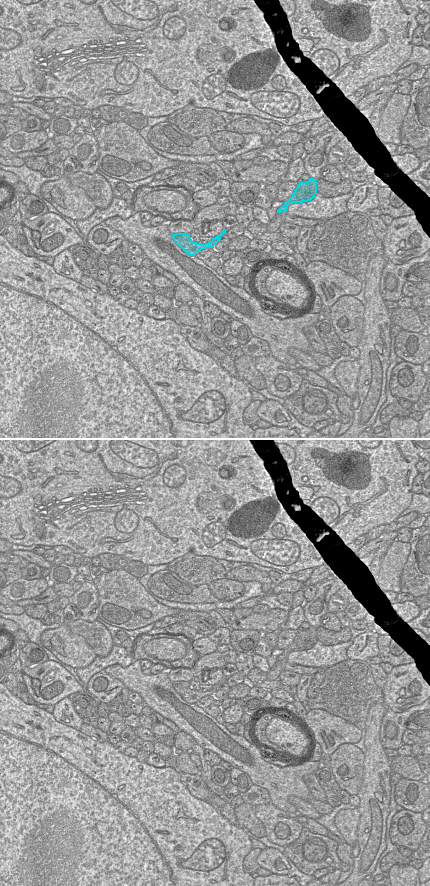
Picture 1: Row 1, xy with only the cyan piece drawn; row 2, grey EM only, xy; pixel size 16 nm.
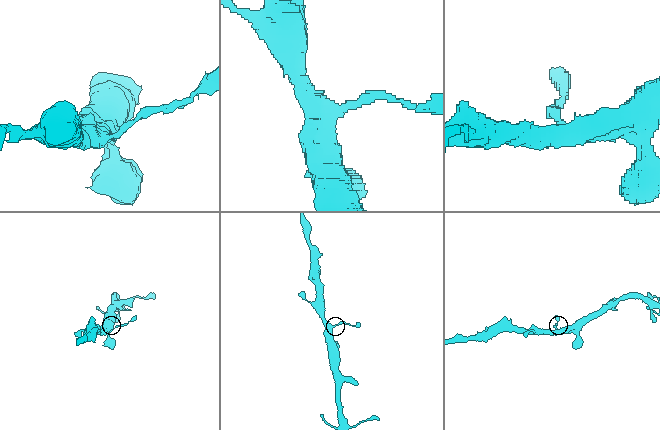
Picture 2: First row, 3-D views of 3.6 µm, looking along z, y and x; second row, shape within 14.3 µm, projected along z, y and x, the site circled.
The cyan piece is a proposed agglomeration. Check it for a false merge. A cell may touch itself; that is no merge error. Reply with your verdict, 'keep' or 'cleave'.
keep

